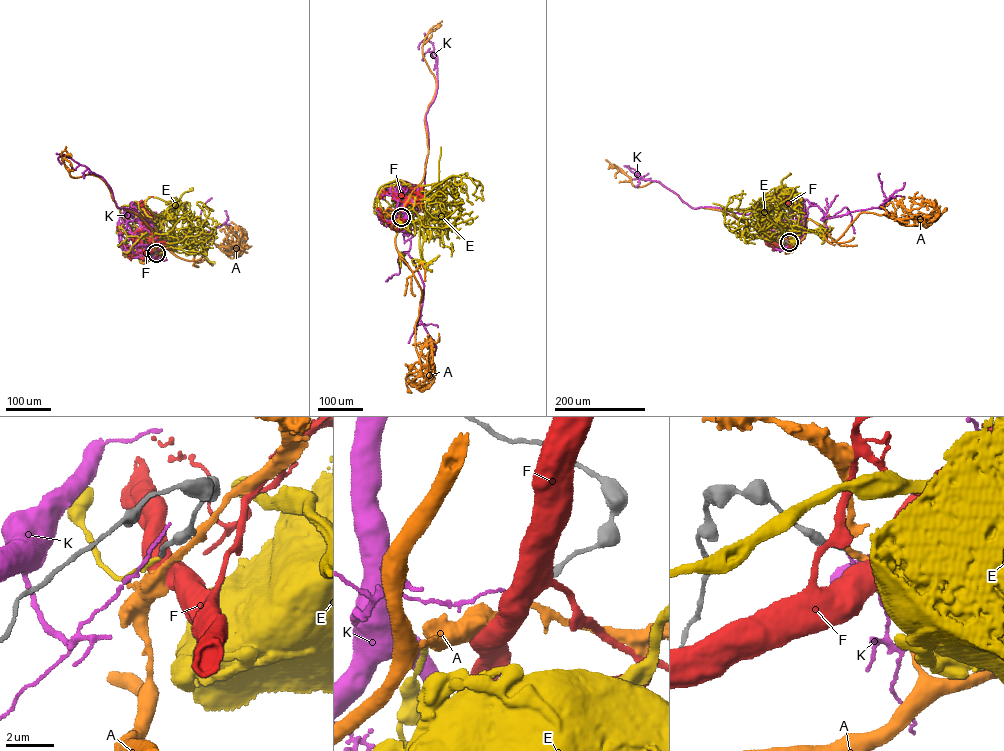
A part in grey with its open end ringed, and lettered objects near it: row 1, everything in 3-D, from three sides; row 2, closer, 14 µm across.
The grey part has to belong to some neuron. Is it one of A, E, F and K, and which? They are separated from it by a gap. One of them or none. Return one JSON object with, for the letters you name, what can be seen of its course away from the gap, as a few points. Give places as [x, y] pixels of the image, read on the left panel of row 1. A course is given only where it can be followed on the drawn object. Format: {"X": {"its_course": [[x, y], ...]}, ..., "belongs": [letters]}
{"belongs": ["E"]}

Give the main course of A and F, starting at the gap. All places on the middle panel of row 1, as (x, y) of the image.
A: (401, 217), (391, 229), (397, 232), (395, 245), (422, 293), (415, 326), (419, 361), (406, 377), (408, 391)
F: (401, 217), (405, 204), (399, 213), (403, 218)

